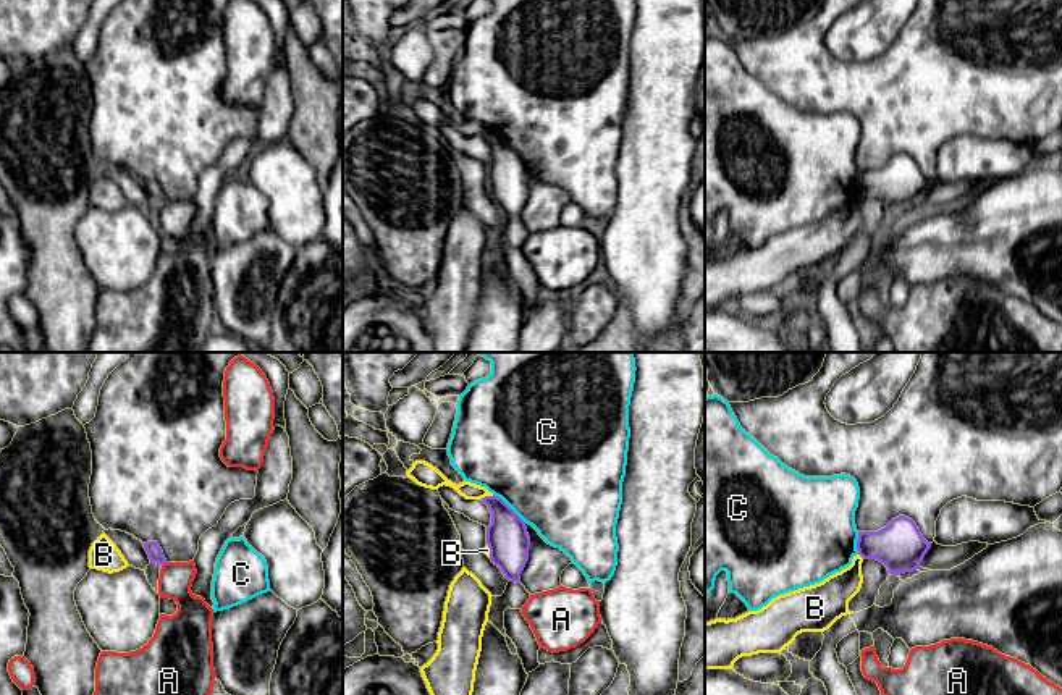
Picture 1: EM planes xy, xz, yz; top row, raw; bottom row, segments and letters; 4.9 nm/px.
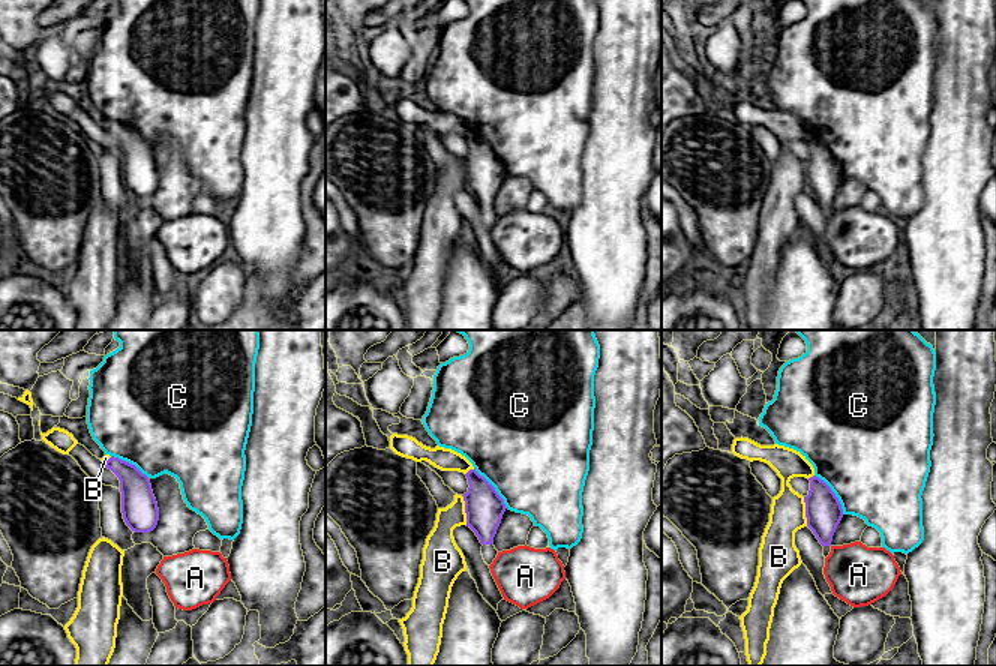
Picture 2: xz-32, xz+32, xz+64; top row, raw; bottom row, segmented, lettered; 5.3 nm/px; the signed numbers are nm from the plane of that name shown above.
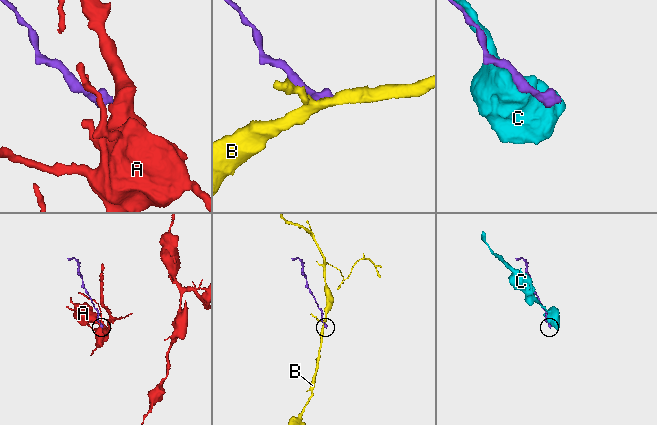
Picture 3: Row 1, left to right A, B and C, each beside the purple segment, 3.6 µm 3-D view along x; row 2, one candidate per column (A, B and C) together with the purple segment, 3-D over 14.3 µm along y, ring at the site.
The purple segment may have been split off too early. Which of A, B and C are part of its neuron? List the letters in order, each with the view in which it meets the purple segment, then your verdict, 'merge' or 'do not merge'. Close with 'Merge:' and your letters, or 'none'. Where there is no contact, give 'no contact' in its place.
A: contact in xy; do not merge
B: contact in xz; do not merge
C: contact in xz; do not merge
Merge: none

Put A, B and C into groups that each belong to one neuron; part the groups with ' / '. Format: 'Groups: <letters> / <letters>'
Groups: A / B / C

